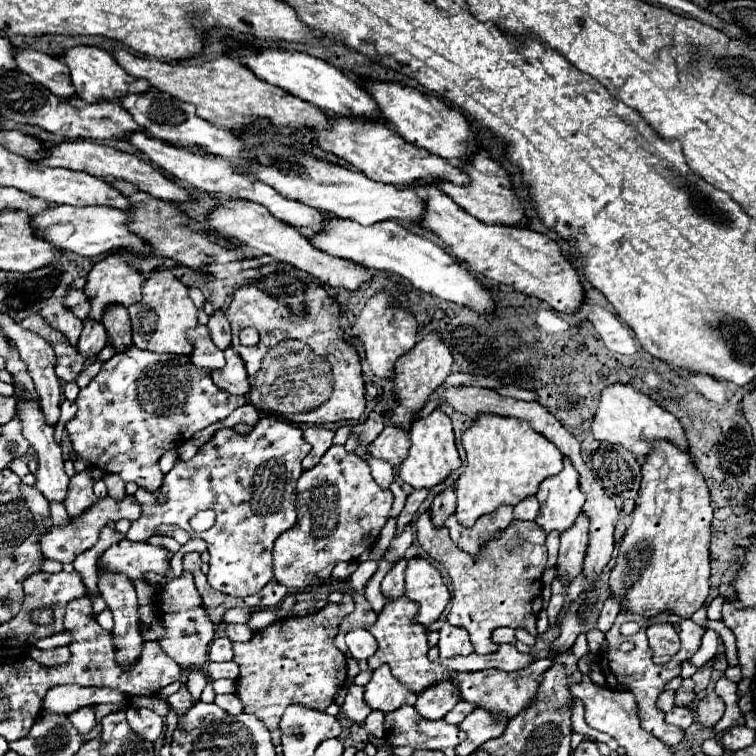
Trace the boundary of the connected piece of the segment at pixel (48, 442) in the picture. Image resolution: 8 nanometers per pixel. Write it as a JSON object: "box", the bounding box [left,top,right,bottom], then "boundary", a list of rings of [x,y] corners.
{"box":[16,398,68,502],"boundary":[[[18,398],[18,410],[16,416],[22,424],[22,434],[24,438],[30,442],[30,446],[36,450],[38,456],[38,472],[36,472],[36,488],[44,494],[46,500],[58,500],[62,502],[66,496],[66,486],[68,486],[68,476],[62,468],[64,460],[62,460],[62,452],[60,452],[60,444],[54,440],[54,426],[50,426],[46,422],[46,416],[42,414],[42,408],[38,406],[38,398]]]}

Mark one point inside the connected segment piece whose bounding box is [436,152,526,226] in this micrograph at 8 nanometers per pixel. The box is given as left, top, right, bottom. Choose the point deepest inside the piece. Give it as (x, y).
(488, 196)

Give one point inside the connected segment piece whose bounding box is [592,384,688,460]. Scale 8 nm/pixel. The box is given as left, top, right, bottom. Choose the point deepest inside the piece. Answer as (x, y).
(625, 416)

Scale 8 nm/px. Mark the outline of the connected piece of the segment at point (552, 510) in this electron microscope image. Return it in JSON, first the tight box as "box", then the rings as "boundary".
{"box":[536,458,584,532],"boundary":[[[564,458],[564,468],[560,474],[542,482],[536,496],[540,500],[540,514],[536,516],[538,526],[546,532],[564,532],[572,526],[582,510],[584,494],[578,486],[578,472],[574,470],[570,458]]]}

